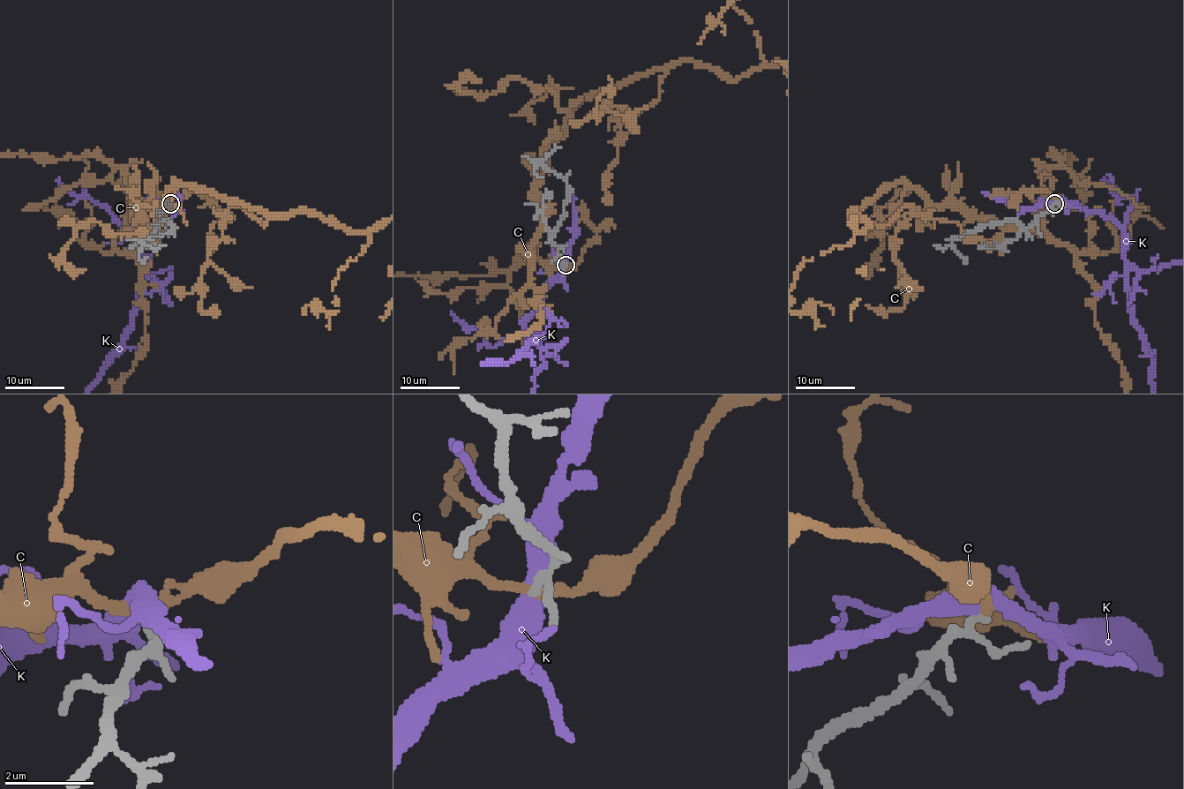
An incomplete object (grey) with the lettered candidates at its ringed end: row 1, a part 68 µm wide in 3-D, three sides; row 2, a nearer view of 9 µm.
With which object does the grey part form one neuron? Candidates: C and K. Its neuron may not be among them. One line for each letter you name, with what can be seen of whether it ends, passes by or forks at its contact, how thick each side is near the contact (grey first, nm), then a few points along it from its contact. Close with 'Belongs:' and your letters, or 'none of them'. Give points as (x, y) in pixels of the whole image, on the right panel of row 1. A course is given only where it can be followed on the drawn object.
Belongs: none of them

